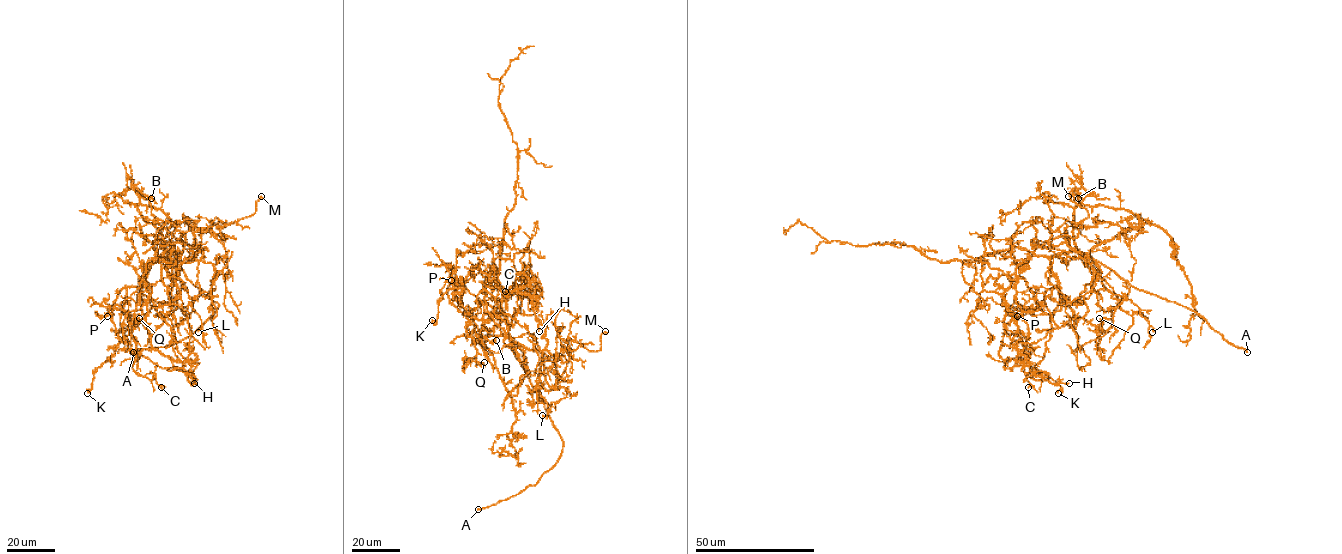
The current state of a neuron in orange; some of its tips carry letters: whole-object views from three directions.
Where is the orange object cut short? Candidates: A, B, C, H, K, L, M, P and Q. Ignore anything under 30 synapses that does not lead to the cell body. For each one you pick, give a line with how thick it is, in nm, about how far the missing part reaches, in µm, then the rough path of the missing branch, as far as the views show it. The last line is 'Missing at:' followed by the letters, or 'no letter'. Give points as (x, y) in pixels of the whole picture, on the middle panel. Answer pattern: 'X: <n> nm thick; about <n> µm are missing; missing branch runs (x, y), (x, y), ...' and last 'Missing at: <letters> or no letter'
A: 400 nm thick; about 40 µm are missing; missing branch runs (478, 509), (473, 511), (482, 512), (463, 524), (447, 544), (439, 547)
Missing at: A

